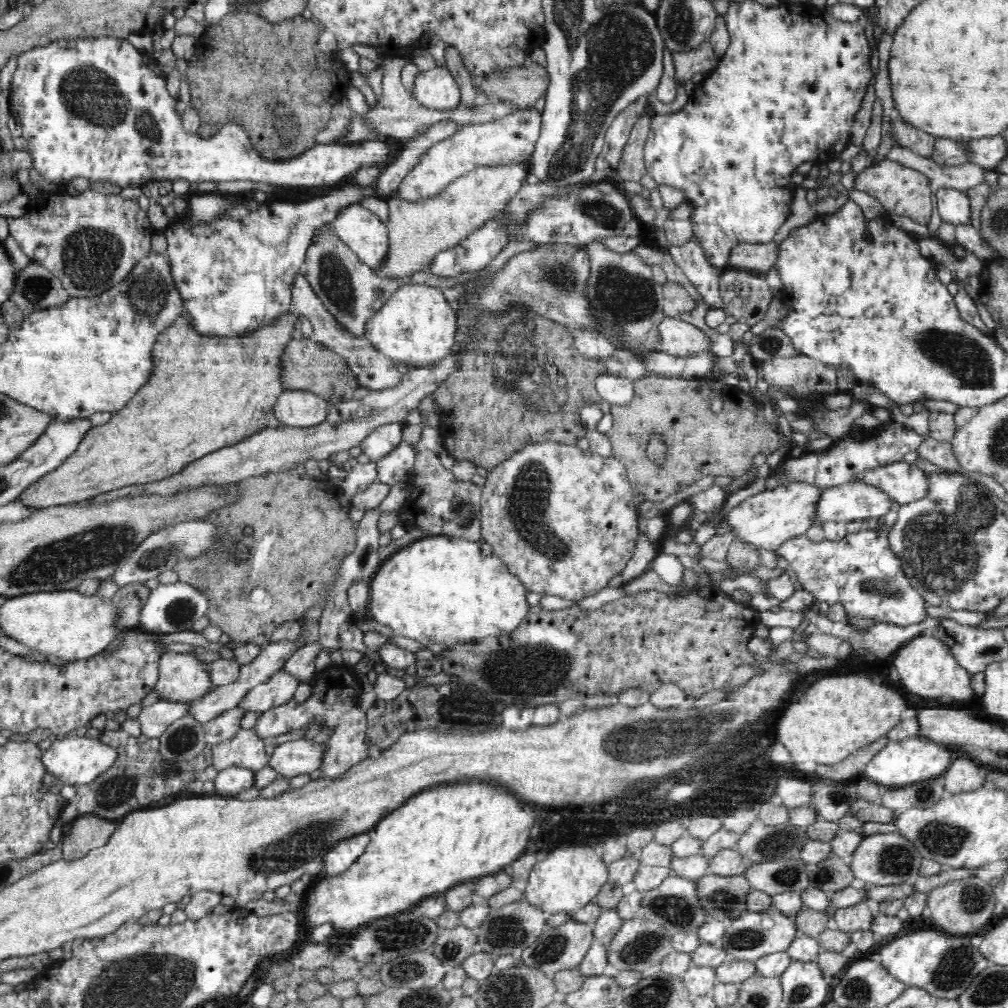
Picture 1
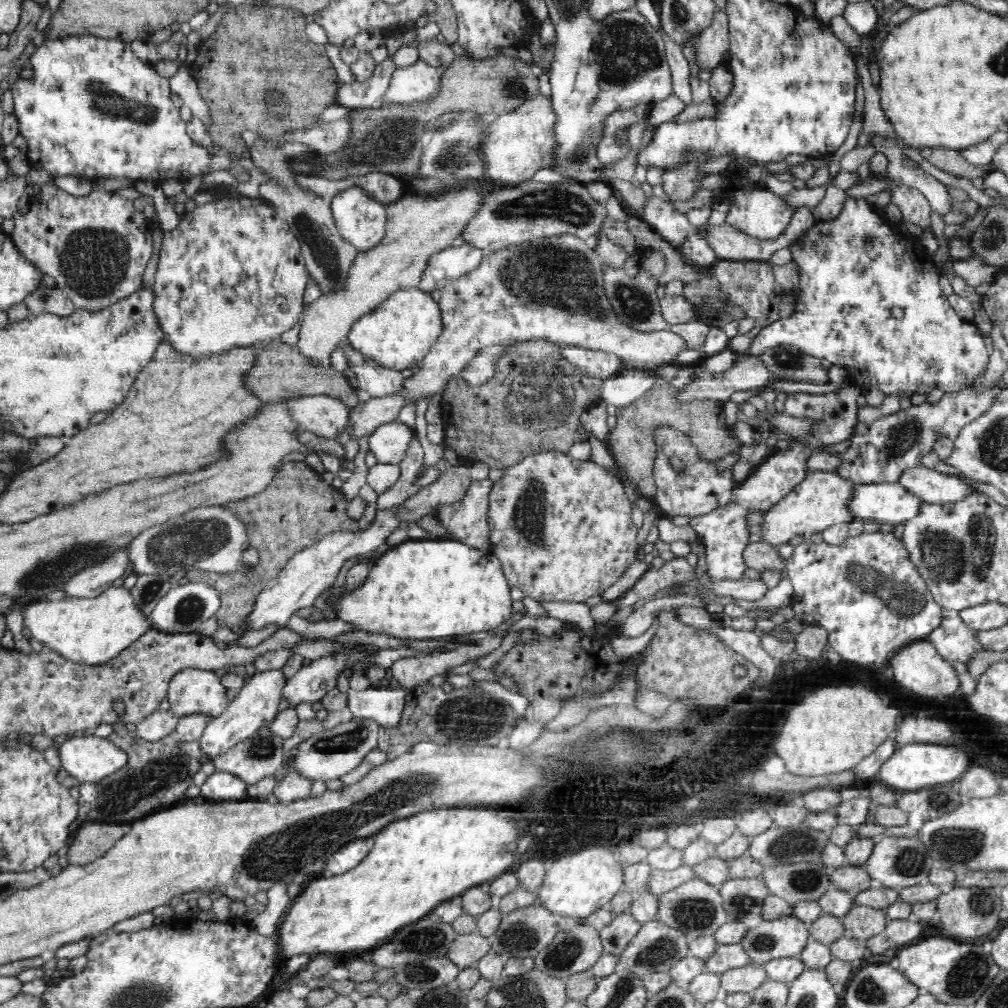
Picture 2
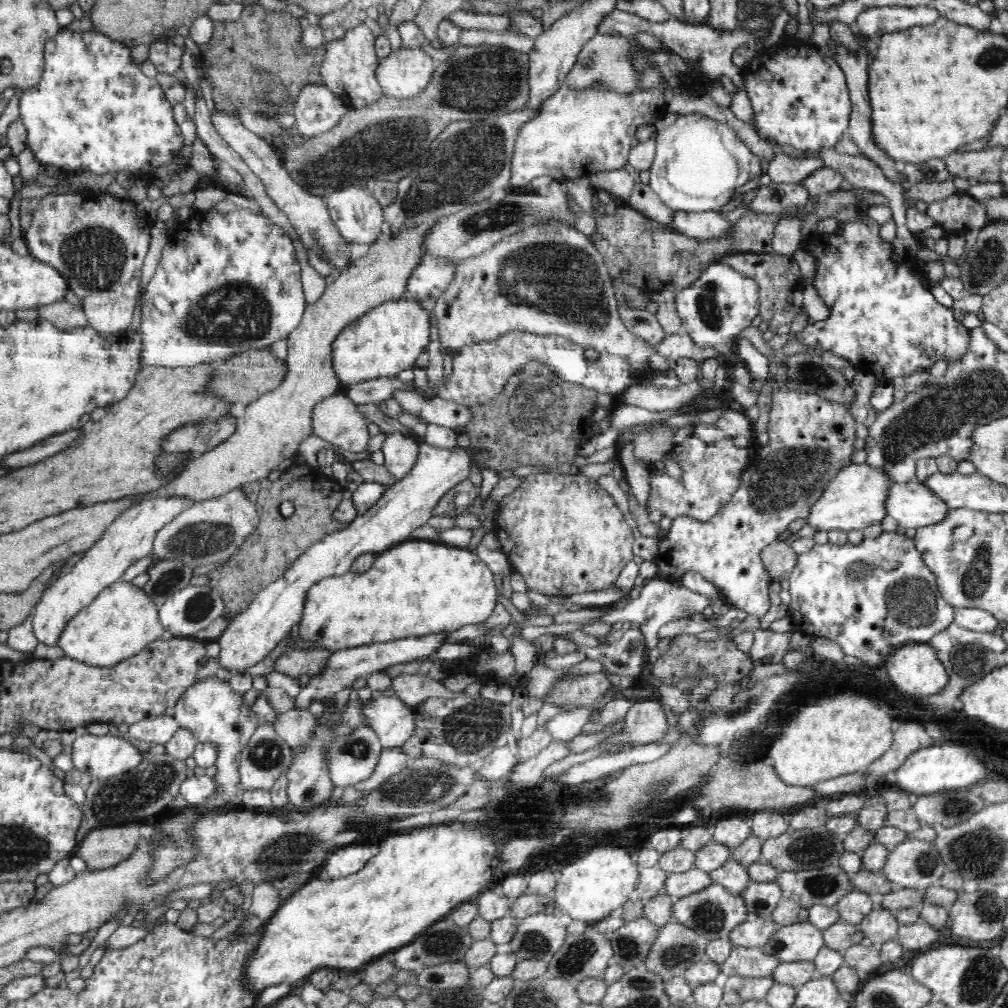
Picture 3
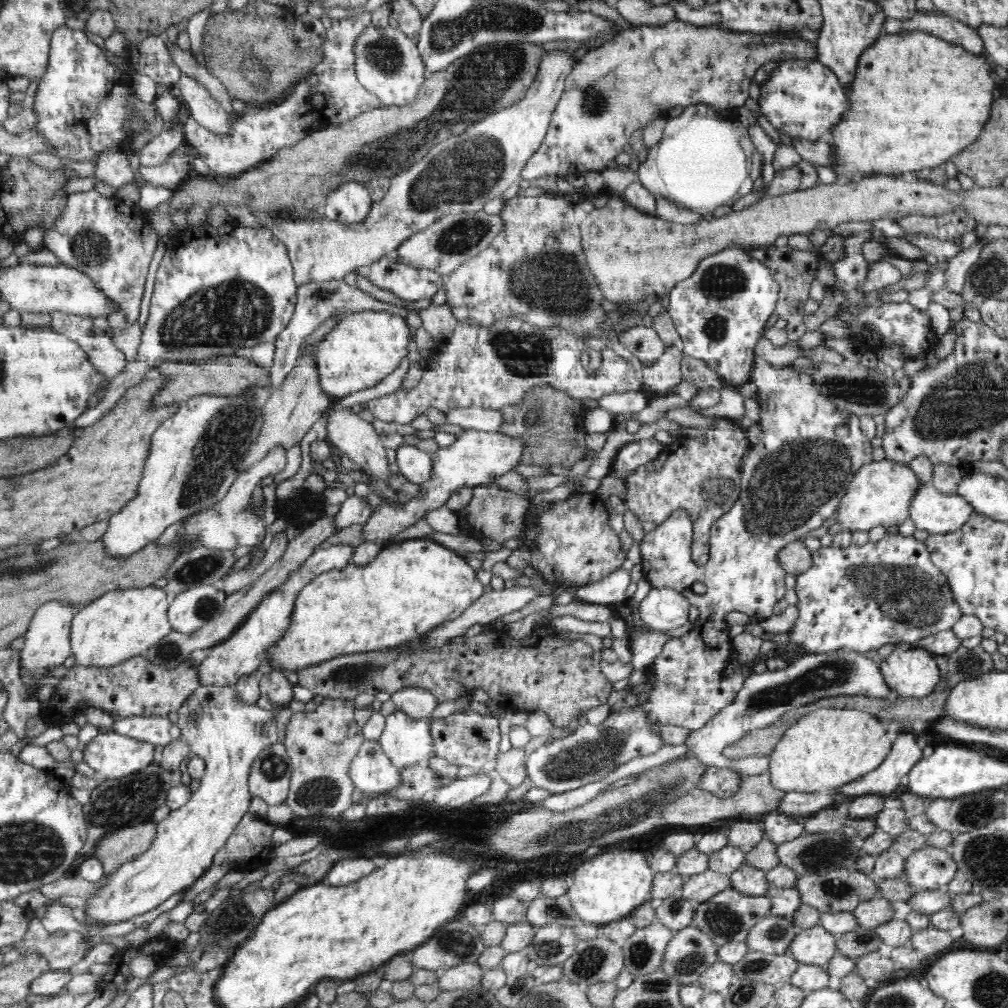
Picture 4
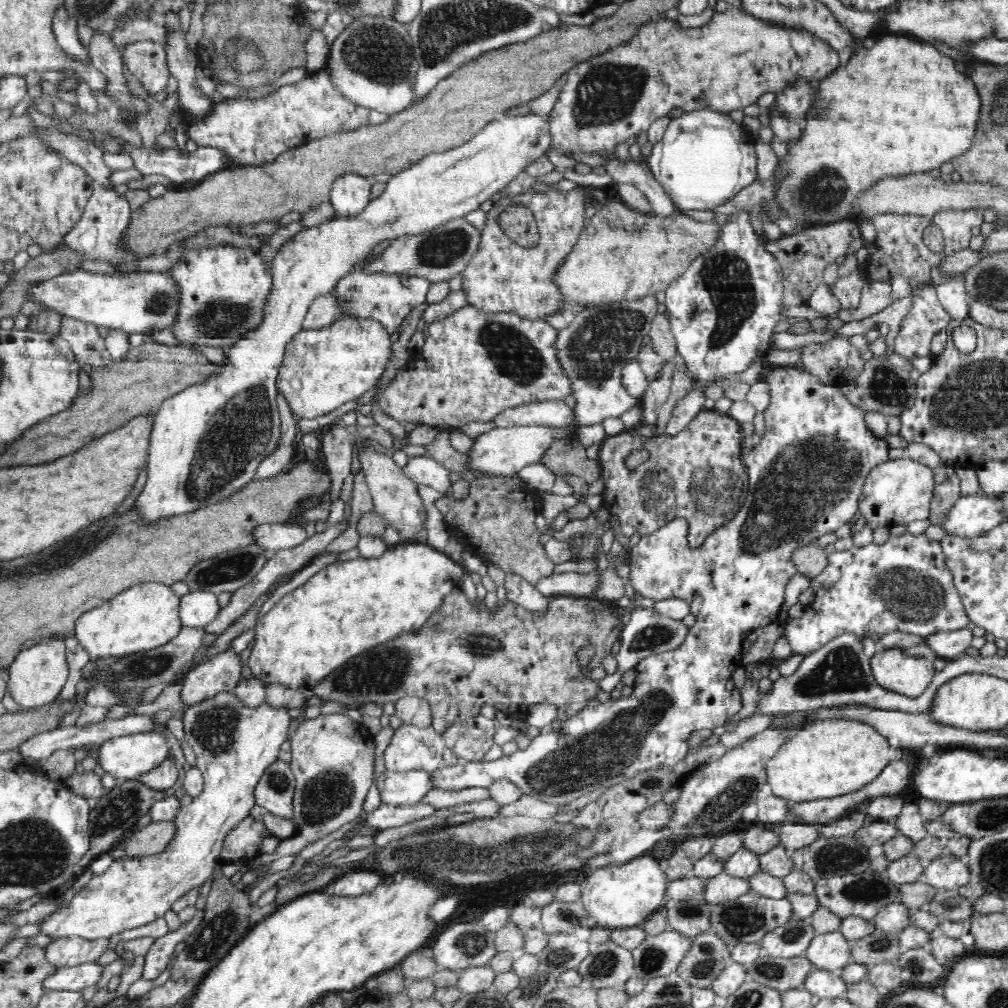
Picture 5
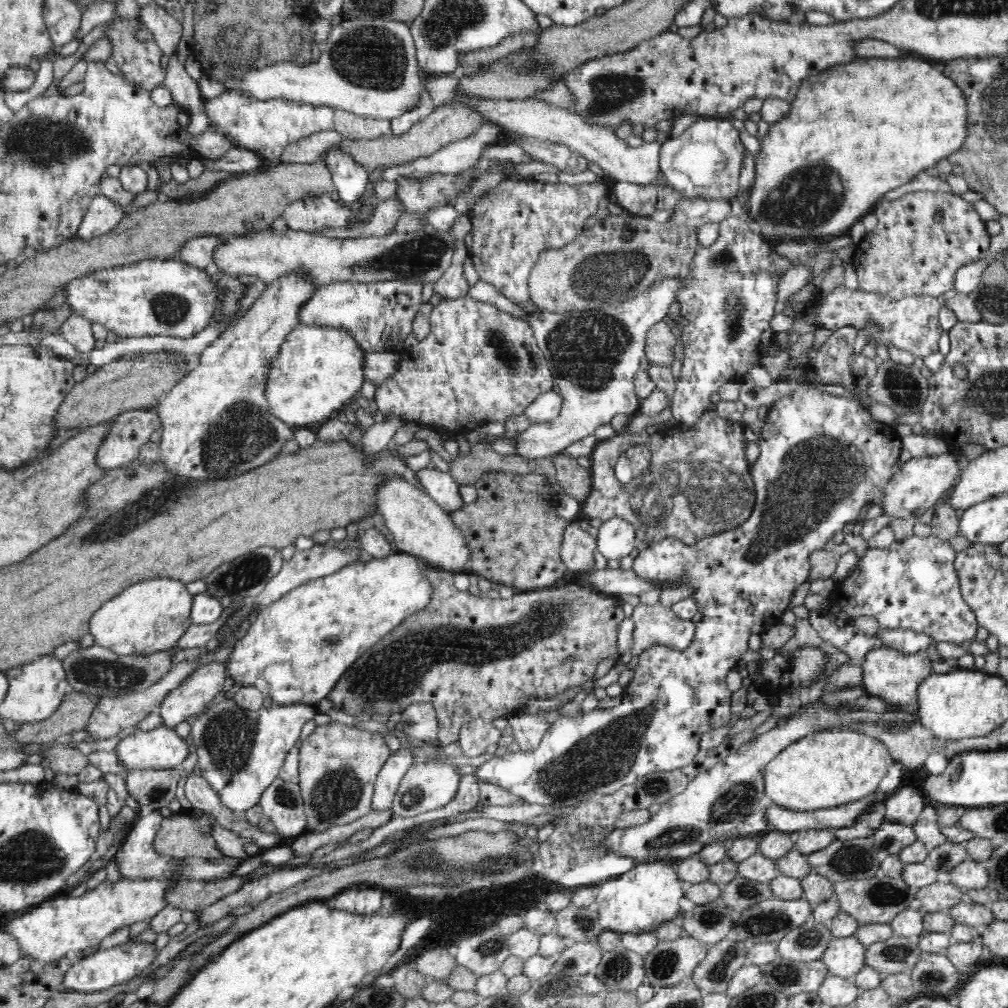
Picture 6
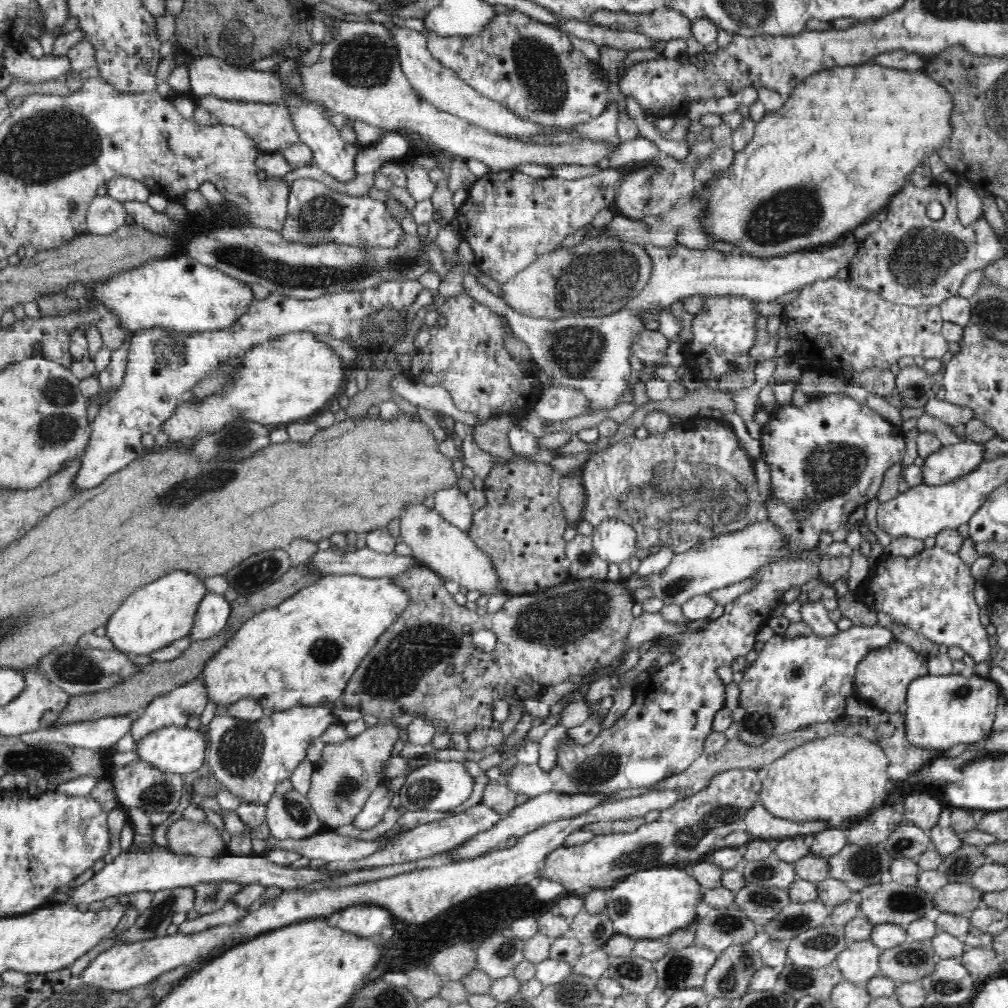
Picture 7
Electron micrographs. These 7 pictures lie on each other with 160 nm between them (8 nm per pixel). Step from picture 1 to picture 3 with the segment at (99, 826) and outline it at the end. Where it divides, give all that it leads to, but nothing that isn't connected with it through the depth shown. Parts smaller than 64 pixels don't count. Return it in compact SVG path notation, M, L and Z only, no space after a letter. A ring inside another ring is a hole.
M136 824L116 828L96 828L88 832L77 855L88 869L101 869L125 859L143 837L144 829Z

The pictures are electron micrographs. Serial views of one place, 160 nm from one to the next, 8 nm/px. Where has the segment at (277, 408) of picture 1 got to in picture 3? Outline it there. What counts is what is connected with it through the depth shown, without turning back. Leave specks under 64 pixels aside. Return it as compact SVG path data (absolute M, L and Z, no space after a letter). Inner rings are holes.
M335 393L319 401L312 410L313 435L332 443L339 453L365 455L370 435L356 404Z

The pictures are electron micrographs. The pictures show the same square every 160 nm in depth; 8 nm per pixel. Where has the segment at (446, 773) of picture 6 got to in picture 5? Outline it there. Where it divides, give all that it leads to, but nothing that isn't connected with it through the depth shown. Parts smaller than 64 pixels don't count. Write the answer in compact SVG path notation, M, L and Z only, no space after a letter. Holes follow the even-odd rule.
M387 769L374 776L373 782L380 792L381 803L396 807L418 804L427 793L436 790L430 784L430 772L418 770L394 772Z

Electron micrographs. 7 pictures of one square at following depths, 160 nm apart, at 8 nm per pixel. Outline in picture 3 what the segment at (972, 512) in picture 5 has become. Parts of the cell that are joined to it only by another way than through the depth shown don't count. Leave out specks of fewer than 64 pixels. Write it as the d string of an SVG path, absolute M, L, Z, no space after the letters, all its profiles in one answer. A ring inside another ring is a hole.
M913 480L908 483L888 483L885 488L885 497L883 498L885 514L894 518L898 526L904 528L920 528L924 525L929 525L940 520L948 506L932 494L927 488L919 481Z

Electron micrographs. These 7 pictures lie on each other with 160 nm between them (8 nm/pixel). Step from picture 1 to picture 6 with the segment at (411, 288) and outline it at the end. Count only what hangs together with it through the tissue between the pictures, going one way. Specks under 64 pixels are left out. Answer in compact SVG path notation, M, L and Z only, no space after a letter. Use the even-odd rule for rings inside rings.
M300 325L287 337L280 355L274 360L270 378L266 384L266 397L271 412L290 427L306 428L310 424L322 424L349 403L367 380L364 362L368 356L360 342L346 328L332 326Z

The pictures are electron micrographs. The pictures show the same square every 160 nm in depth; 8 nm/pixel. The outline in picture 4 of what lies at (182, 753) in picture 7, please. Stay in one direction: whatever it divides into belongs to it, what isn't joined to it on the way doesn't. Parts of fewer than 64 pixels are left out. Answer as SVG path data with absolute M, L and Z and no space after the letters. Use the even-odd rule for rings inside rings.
M107 729L97 734L84 748L82 761L104 779L122 779L152 764L158 749Z

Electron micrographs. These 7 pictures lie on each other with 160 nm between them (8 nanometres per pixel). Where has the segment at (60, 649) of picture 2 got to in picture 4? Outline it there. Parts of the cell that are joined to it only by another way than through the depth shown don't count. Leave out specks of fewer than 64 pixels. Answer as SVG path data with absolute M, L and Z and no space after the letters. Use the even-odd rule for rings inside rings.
M153 585L144 588L112 589L103 592L99 597L92 599L88 604L80 607L75 613L69 632L71 655L78 664L89 667L113 667L136 655L142 655L158 644L170 631L167 619L169 598L159 587Z

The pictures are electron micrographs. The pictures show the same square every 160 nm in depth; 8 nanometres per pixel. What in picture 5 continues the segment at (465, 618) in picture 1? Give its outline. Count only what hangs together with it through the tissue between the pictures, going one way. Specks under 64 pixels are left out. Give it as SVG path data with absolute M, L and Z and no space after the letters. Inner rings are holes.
M398 542L379 558L356 558L333 563L316 572L305 584L286 593L255 628L250 650L249 668L264 684L282 682L288 688L308 693L313 686L337 666L354 655L386 644L408 632L420 632L426 620L442 608L442 602L452 590L461 589L468 571L448 554L429 546L427 542Z

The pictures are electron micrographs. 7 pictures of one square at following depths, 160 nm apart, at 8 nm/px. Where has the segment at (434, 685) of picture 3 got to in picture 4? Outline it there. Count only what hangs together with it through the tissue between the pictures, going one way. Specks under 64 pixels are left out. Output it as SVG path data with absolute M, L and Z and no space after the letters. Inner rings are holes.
M416 686L399 688L391 694L391 699L396 709L404 711L415 719L430 717L440 704L436 694L426 688Z

